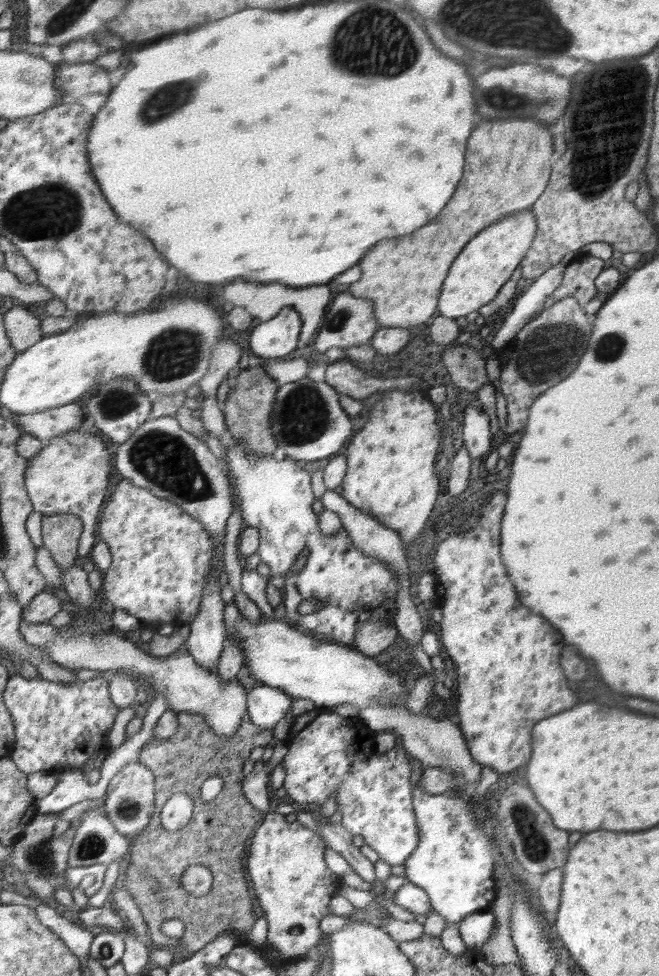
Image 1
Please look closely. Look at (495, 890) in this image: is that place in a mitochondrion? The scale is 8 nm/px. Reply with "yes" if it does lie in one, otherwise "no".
no

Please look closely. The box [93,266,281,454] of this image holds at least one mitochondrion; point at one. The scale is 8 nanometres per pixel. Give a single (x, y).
(177, 352)

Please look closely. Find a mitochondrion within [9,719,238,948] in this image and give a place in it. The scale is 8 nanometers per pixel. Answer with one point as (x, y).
(92, 846)

